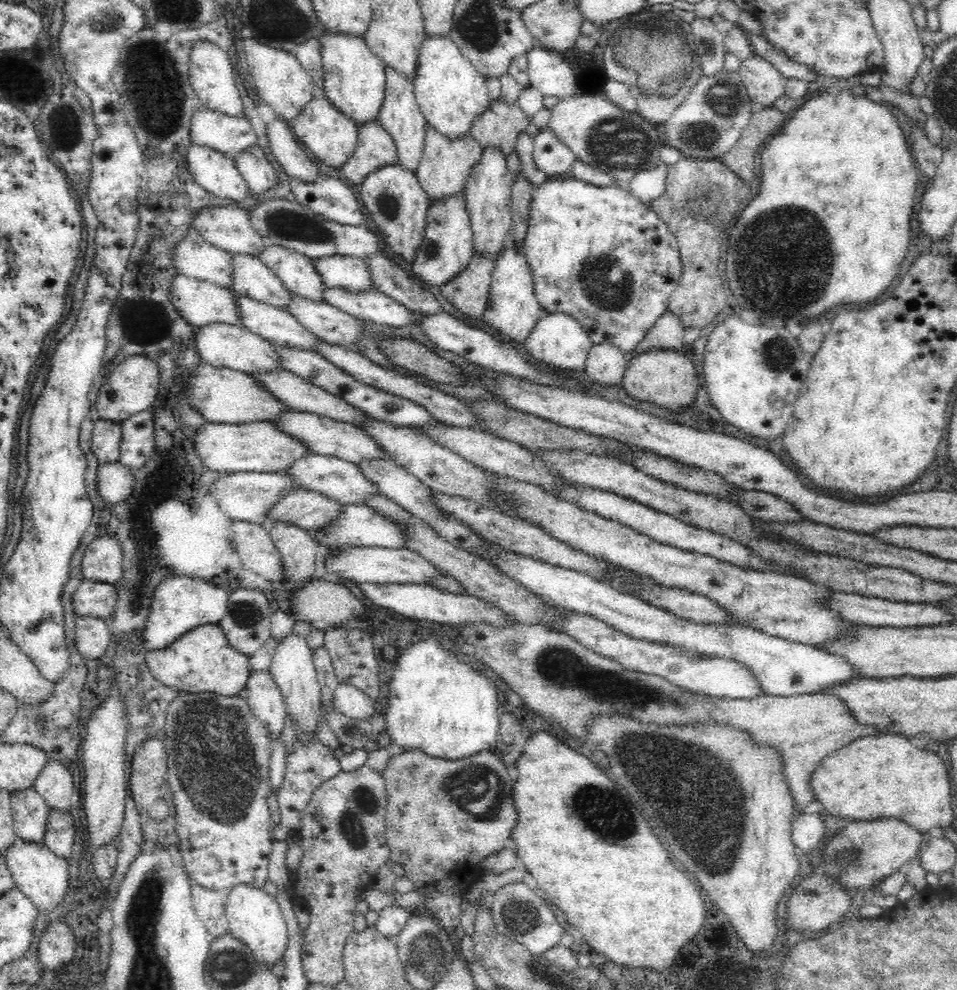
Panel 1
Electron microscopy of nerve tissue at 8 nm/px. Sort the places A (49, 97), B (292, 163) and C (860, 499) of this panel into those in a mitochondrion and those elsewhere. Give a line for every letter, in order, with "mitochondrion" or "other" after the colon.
A: other
B: other
C: other

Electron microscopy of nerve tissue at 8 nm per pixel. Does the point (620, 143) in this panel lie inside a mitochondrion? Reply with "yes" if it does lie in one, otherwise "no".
yes

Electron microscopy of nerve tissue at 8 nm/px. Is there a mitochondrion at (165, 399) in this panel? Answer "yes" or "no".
no

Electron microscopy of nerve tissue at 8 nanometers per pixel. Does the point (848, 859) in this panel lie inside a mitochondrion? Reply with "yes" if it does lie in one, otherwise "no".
yes

